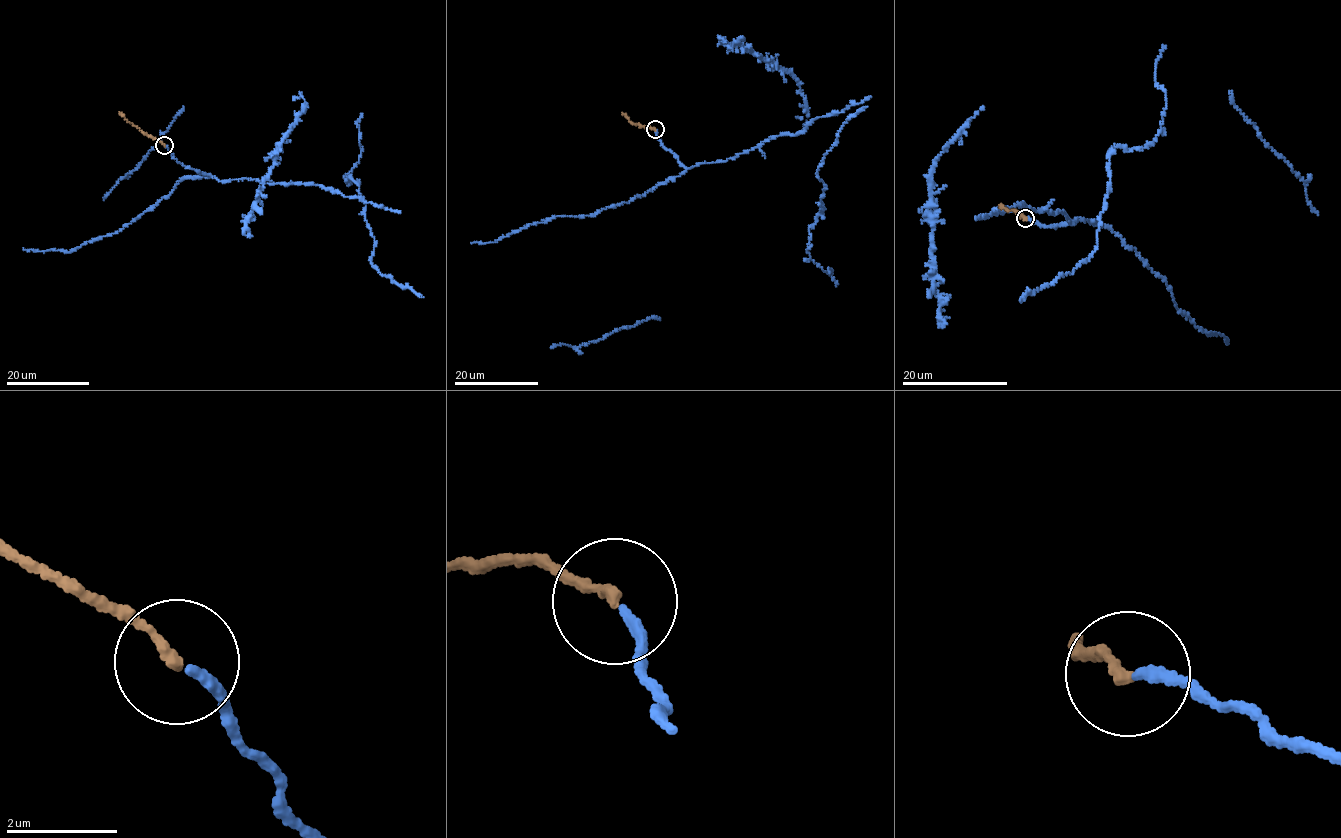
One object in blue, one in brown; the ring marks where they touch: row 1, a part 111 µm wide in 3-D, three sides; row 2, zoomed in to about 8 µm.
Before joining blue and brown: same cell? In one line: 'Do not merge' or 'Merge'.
Merge

